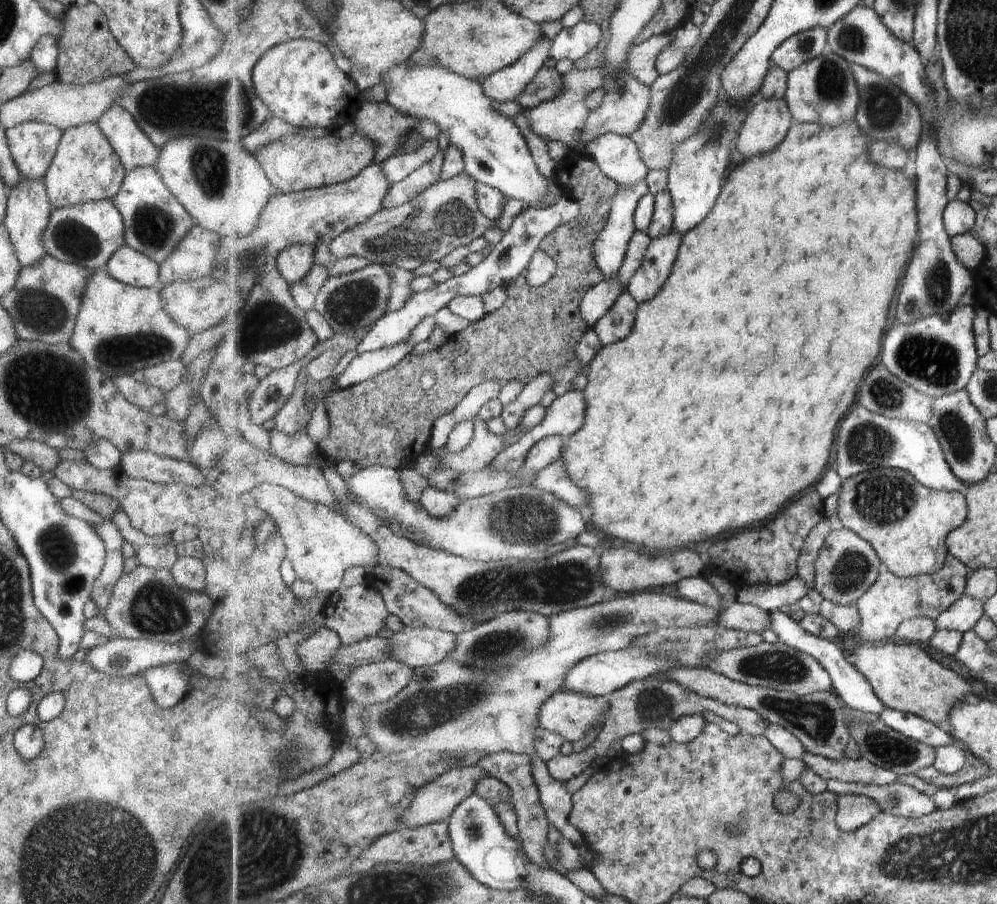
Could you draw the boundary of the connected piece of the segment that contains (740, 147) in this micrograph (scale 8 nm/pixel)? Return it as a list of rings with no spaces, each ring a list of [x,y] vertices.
[[[786,99],[757,100],[741,129],[736,151],[750,159],[775,150],[790,132],[793,120]]]

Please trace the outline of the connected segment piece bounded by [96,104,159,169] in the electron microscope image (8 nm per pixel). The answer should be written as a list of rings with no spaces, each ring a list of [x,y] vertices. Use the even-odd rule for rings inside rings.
[[[109,105],[96,123],[108,138],[124,169],[154,166],[159,149],[143,134],[133,117],[123,110],[123,107]]]

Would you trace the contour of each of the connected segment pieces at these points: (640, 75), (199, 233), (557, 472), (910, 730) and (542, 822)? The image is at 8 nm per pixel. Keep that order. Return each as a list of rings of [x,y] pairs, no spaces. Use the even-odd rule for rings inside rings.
[[[670,31],[665,35],[655,35],[644,43],[633,47],[628,58],[630,75],[643,84],[654,85],[660,77],[656,67],[659,53],[665,47],[669,47],[675,38],[676,31]]]
[[[197,224],[179,239],[175,248],[158,265],[158,282],[193,280],[210,276],[213,257],[220,247],[220,236]]]
[[[561,457],[557,462],[548,466],[542,471],[536,472],[538,475],[531,485],[539,487],[541,490],[549,491],[556,497],[574,506],[586,521],[591,524],[592,506],[591,495],[587,489],[580,487],[566,471],[564,458]]]
[[[886,707],[879,718],[883,719],[883,722],[893,728],[893,730],[927,746],[936,749],[948,747],[949,745],[958,746],[966,752],[968,764],[979,764],[979,758],[973,755],[961,741],[958,741],[953,735],[944,732],[937,725],[935,726],[935,724],[920,716]]]
[[[501,751],[490,753],[479,761],[487,774],[502,780],[510,789],[514,798],[514,806],[519,819],[520,841],[526,855],[533,863],[549,868],[544,858],[544,848],[548,842],[550,822],[542,805],[537,783],[533,774],[532,758],[524,754]]]

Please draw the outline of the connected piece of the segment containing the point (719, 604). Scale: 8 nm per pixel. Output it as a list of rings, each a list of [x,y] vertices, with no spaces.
[[[704,575],[683,579],[677,585],[677,590],[685,600],[696,602],[718,611],[725,607],[718,590]]]

